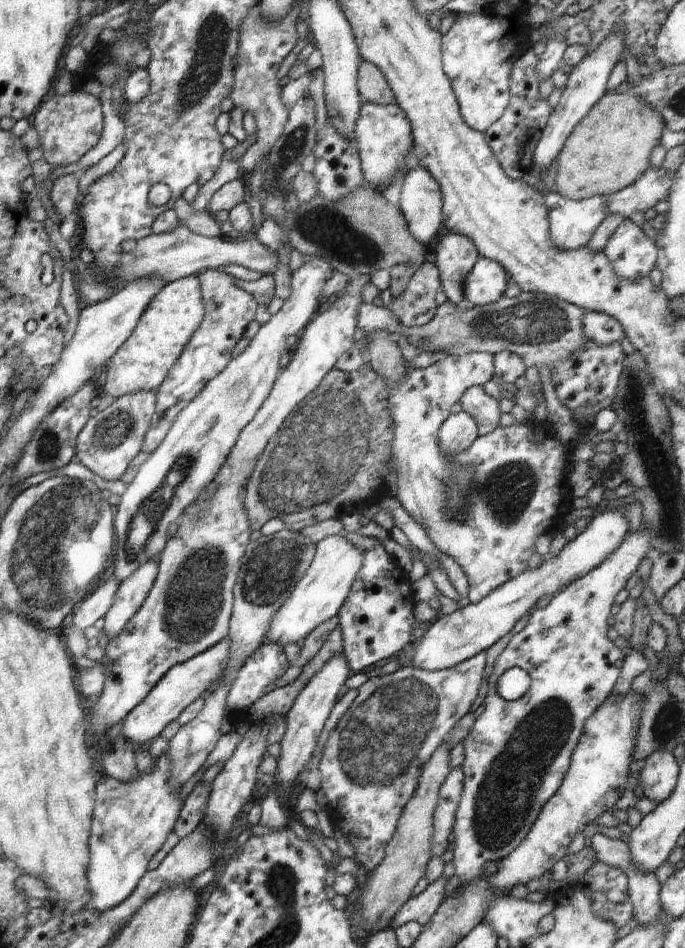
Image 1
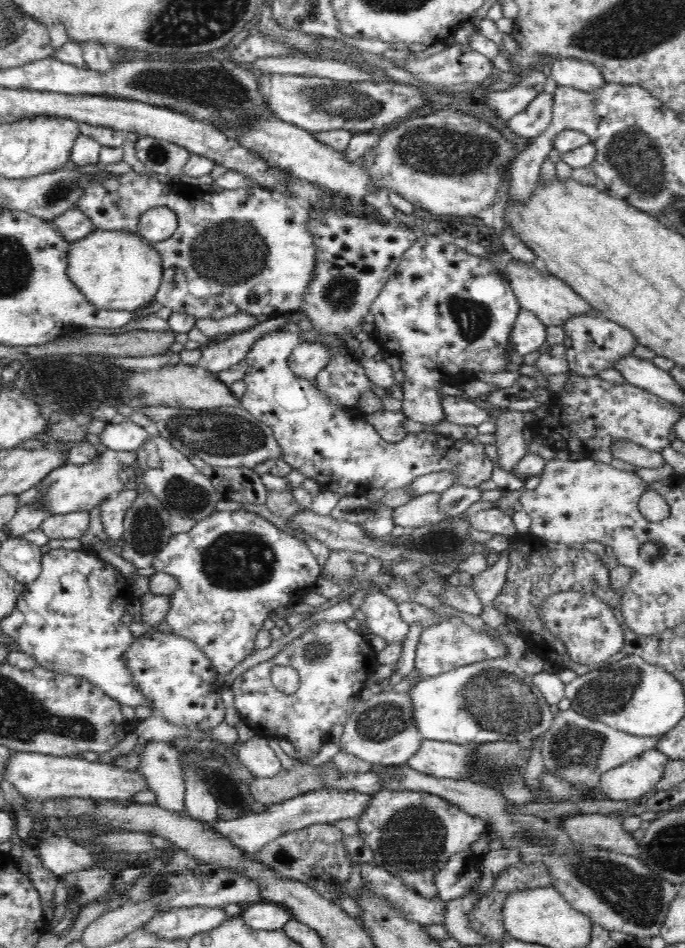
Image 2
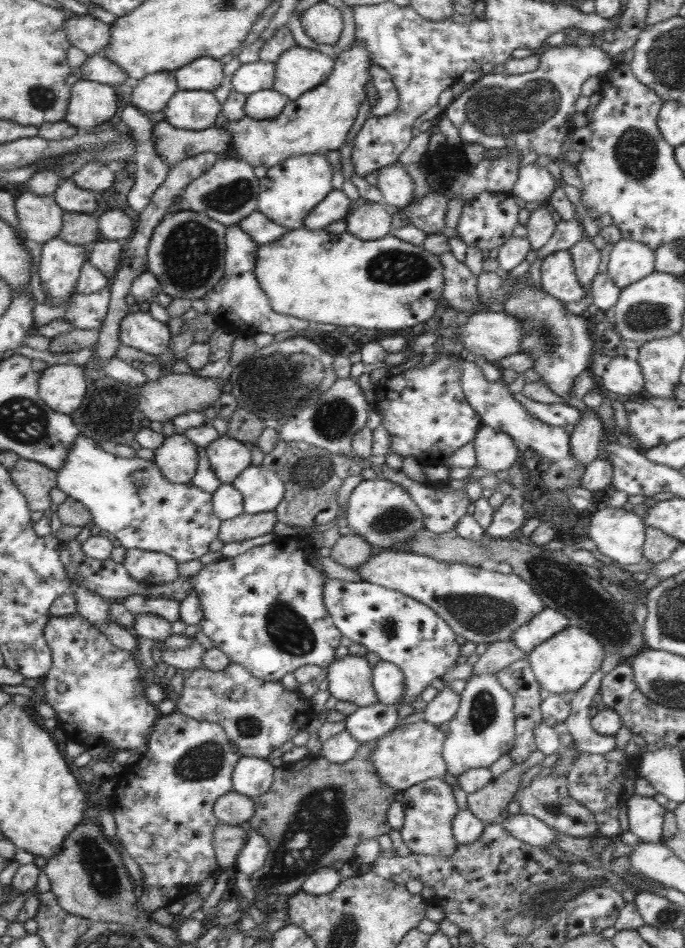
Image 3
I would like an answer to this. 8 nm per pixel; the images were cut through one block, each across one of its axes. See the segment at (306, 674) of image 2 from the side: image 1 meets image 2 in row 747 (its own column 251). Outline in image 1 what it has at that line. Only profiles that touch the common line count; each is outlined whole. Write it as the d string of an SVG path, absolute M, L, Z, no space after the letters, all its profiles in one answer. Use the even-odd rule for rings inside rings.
M209 269L206 270L206 272L202 272L197 278L200 282L205 314L198 329L192 334L190 341L186 344L185 350L180 354L178 361L174 364L173 368L170 368L169 374L162 382L162 385L153 390L157 404L151 419L150 429L144 436L141 449L141 452L146 455L155 452L158 449L158 446L162 444L168 430L172 427L176 416L185 408L185 406L202 391L202 388L204 388L212 378L215 378L223 369L226 369L226 366L233 360L232 351L237 342L243 337L243 333L250 322L255 320L256 308L258 306L255 296L237 288L232 282L232 276L227 275L218 269Z

